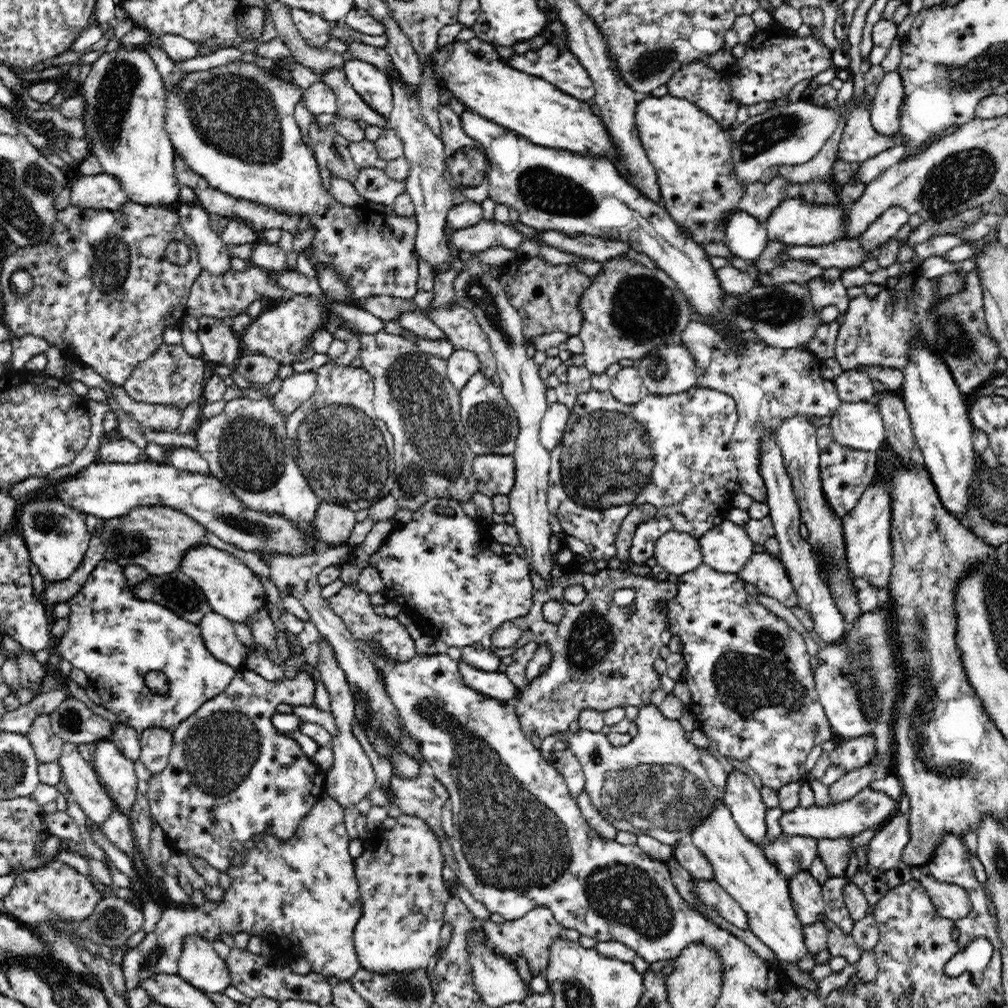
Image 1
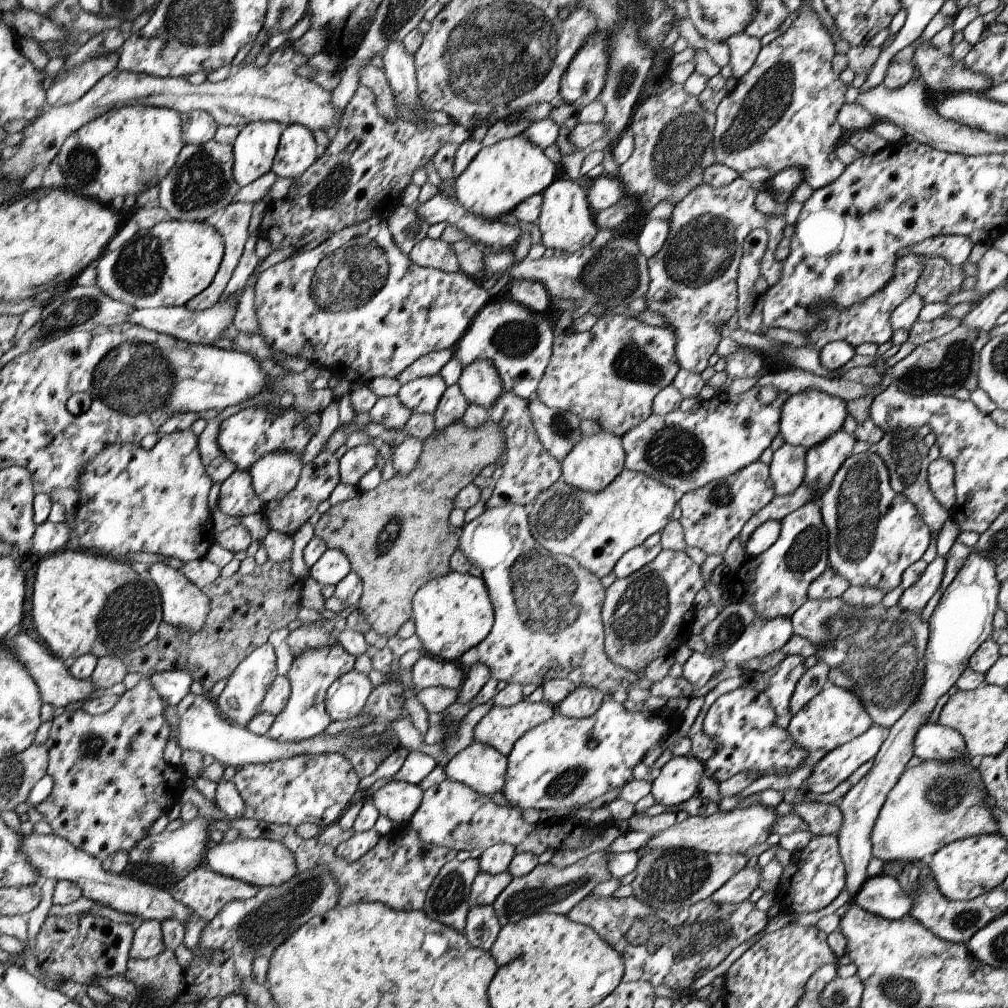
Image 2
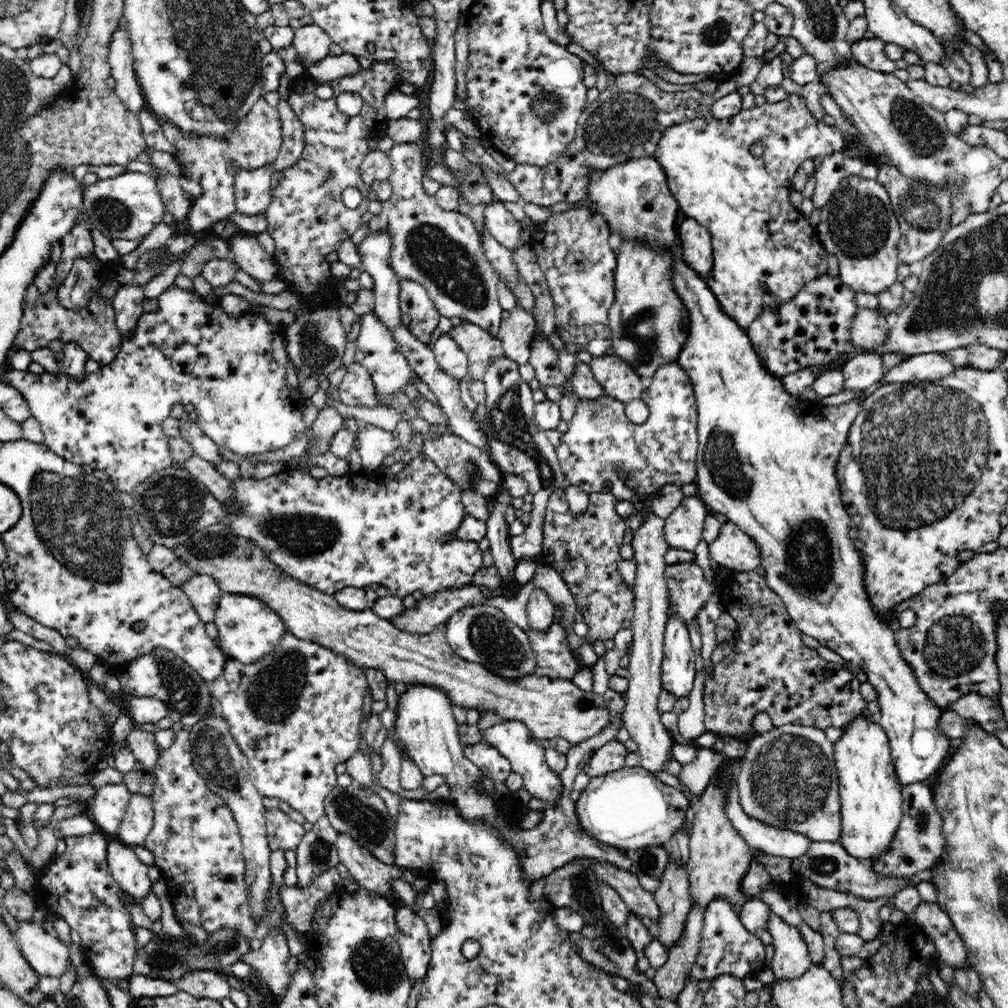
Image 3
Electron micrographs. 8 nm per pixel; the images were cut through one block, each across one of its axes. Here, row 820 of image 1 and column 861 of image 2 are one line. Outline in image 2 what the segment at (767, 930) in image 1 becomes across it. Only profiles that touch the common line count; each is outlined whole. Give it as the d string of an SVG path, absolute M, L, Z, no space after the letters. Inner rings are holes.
M828 684L791 717L787 733L789 739L802 750L830 752L864 734L872 725L873 720L862 701L851 690Z

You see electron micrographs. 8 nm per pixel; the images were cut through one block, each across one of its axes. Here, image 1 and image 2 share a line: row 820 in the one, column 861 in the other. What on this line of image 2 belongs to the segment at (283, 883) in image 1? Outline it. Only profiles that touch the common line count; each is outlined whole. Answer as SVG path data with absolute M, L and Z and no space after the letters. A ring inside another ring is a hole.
M908 253L899 254L894 265L894 274L890 282L874 293L871 297L865 298L862 302L857 302L848 308L833 307L830 303L826 305L817 315L821 319L821 325L816 325L813 329L806 331L805 347L822 350L832 341L844 341L851 344L854 348L864 344L864 342L874 342L874 344L884 344L891 340L893 330L891 329L891 316L894 309L915 292L915 286L920 275L925 270L925 260L919 255Z

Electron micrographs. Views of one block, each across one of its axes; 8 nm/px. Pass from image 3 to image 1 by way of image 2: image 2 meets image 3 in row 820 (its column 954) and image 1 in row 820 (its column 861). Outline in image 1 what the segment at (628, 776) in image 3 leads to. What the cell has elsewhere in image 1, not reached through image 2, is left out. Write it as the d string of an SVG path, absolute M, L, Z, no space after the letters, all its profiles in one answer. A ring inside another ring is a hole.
M866 787L844 802L832 803L825 807L816 805L807 808L798 807L790 812L783 812L780 826L782 832L790 836L809 836L818 840L851 838L864 830L878 829L894 812L899 812L898 799Z

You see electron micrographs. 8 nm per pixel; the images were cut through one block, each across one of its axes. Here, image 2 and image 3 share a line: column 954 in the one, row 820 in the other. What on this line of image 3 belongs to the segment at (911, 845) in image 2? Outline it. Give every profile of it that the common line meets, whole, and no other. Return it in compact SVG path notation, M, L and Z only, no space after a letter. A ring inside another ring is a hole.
M784 724L758 734L747 743L746 754L740 759L741 766L735 774L741 809L750 818L804 834L814 842L838 841L841 833L841 800L833 748L824 730L813 726Z

